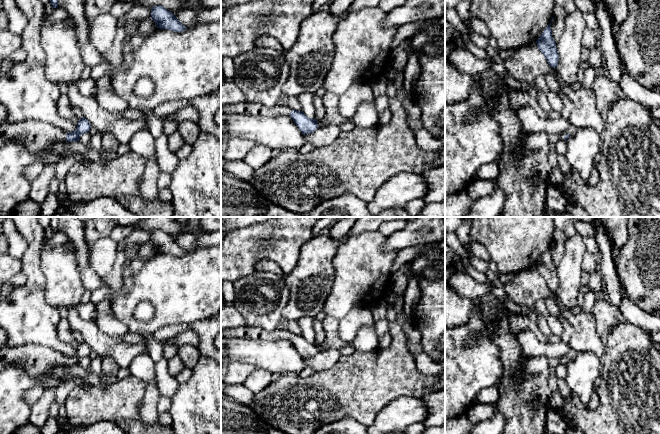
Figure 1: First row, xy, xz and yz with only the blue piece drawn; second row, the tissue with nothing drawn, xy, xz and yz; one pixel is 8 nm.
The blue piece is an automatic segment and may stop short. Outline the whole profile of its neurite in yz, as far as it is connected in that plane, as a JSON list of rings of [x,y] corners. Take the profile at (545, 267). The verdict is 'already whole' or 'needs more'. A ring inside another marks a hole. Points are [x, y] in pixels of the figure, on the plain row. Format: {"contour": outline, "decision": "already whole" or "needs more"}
{"contour": [[[551,246],[550,248],[544,253],[541,260],[536,265],[538,273],[546,282],[548,288],[556,292],[559,285],[559,279],[556,272],[556,266],[552,261],[552,254],[551,254]]], "decision": "already whole"}

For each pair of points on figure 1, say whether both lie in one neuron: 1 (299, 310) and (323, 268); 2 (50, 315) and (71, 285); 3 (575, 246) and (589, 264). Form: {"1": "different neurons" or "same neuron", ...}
{"1": "same neuron", "2": "different neurons", "3": "different neurons"}

